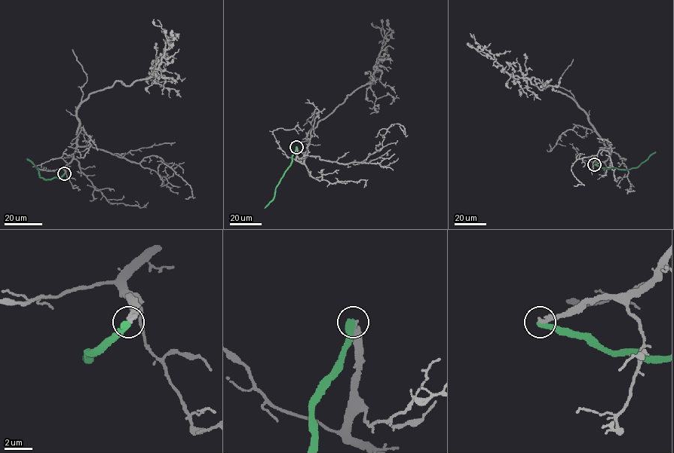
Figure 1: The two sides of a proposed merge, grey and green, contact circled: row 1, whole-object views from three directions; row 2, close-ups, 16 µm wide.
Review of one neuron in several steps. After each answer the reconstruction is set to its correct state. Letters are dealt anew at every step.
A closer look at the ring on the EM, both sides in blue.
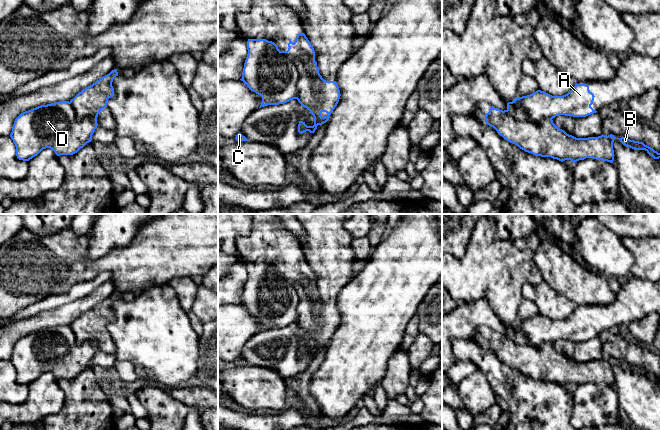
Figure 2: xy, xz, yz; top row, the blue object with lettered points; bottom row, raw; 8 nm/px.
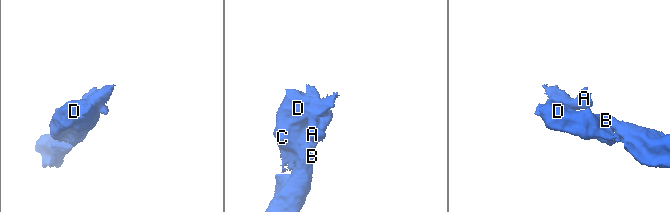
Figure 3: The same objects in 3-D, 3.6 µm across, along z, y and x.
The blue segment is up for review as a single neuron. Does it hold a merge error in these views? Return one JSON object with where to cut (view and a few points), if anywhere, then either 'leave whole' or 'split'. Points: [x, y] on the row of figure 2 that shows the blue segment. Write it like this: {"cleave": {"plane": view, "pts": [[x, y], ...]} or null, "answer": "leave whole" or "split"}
{"cleave": {"plane": "yz", "pts": [[512, 101], [520, 107], [517, 113], [522, 116], [551, 119]]}, "answer": "split"}

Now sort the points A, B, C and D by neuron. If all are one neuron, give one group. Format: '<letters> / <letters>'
A / B C D

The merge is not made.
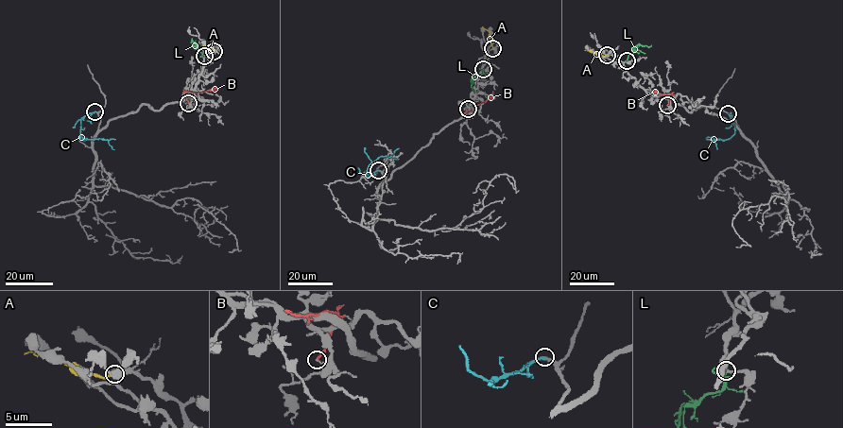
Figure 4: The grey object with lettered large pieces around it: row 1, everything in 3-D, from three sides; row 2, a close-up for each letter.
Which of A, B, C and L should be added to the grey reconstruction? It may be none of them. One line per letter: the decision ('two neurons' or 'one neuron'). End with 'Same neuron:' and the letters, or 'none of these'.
A: two neurons
B: two neurons
C: one neuron
L: two neurons
Same neuron: C

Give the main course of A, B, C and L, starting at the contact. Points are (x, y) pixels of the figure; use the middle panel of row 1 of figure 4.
A: (492, 48), (490, 32), (482, 26)
B: (468, 109), (464, 113), (484, 102), (492, 91)
C: (378, 170), (365, 177), (368, 167), (380, 156), (398, 159)
L: (483, 69), (481, 74), (472, 77), (474, 94)

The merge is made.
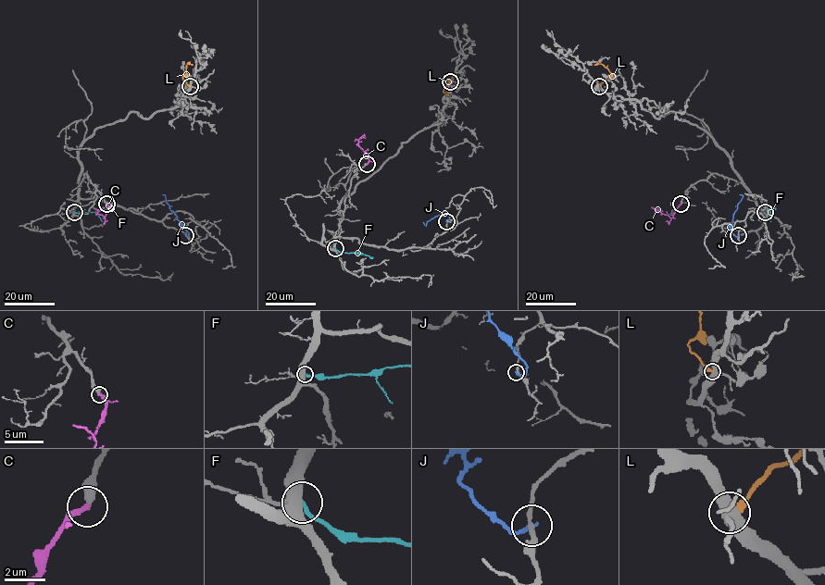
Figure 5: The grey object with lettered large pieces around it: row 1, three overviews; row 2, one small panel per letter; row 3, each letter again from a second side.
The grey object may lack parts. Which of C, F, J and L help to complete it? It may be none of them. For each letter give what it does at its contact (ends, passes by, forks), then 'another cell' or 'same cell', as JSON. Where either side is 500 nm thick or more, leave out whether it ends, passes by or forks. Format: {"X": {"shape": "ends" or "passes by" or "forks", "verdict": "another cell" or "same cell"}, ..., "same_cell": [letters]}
{"C": {"shape": "ends", "verdict": "same cell"}, "F": {"shape": "ends", "verdict": "another cell"}, "J": {"shape": "ends", "verdict": "another cell"}, "L": {"shape": "ends", "verdict": "another cell"}, "same_cell": ["C"]}

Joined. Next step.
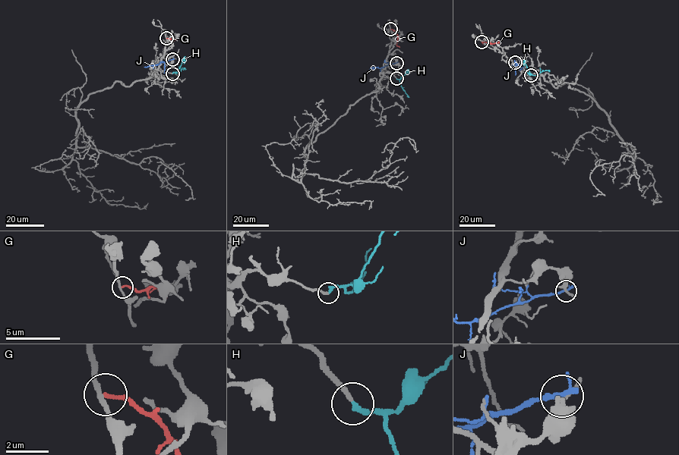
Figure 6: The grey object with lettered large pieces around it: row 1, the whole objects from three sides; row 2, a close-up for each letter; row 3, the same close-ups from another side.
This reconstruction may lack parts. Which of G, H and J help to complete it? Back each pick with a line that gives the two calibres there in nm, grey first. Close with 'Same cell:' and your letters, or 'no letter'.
H: Thickness 220 nm (grey) against 220 nm
Same cell: H

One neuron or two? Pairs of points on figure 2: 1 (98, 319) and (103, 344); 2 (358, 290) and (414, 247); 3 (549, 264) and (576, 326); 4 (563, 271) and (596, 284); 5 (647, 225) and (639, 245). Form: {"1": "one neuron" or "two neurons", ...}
{"1": "one neuron", "2": "one neuron", "3": "two neurons", "4": "one neuron", "5": "two neurons"}

